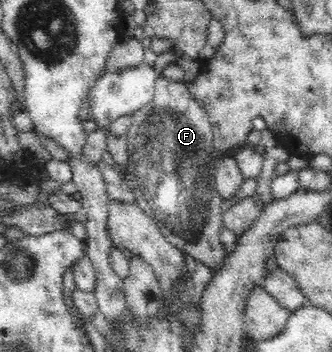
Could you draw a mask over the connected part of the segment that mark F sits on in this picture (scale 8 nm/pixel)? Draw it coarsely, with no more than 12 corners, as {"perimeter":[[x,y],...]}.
{"perimeter":[[155,81],[120,176],[172,245],[216,273],[224,201],[207,112]]}

